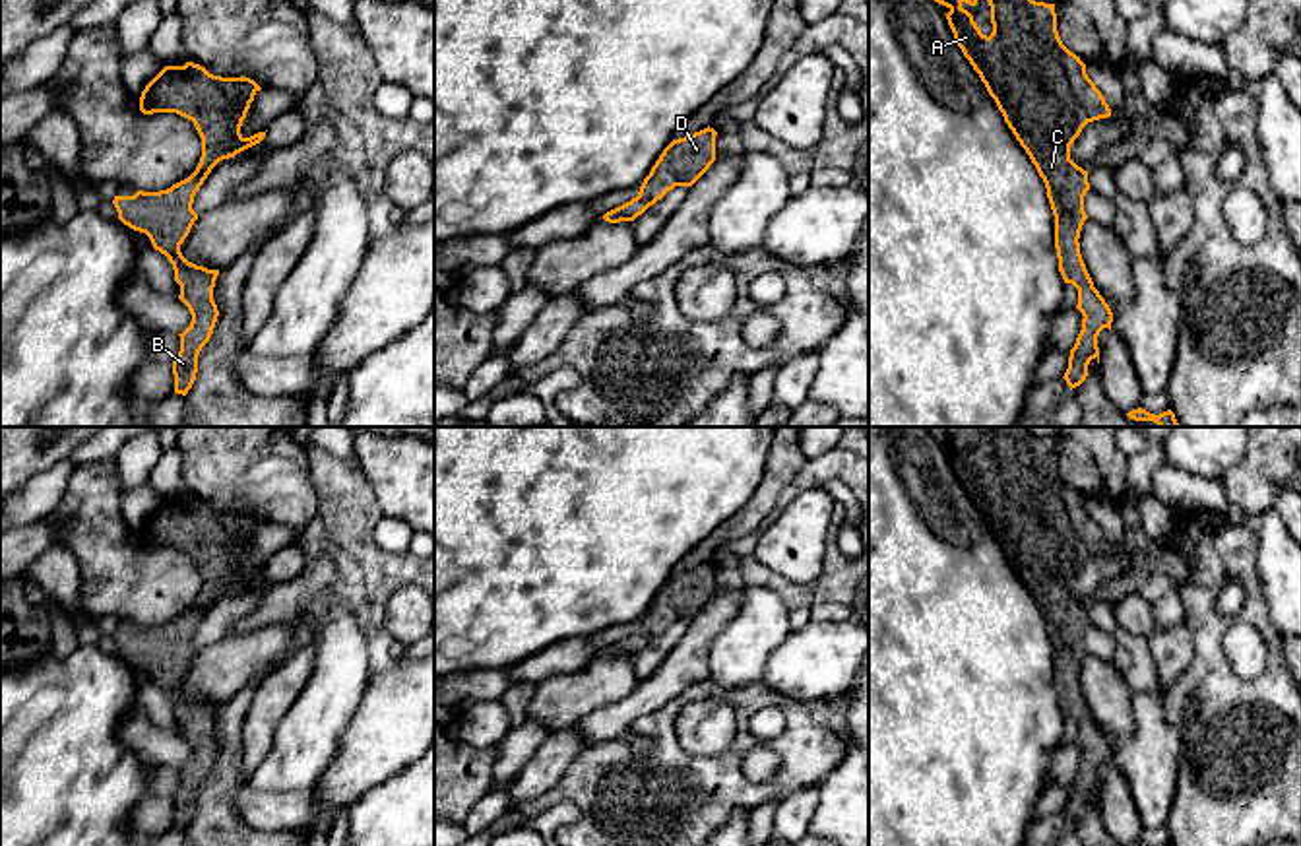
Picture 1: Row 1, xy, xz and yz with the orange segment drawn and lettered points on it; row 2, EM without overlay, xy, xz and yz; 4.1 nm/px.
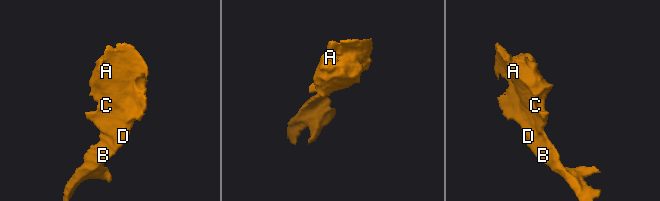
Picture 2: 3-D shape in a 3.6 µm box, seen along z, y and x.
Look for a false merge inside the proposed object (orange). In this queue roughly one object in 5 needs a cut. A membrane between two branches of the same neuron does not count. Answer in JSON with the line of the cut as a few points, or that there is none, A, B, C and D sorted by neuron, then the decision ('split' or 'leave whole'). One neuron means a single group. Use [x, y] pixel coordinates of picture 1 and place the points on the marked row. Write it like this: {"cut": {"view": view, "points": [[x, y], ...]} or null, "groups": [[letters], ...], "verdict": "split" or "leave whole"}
{"cut": null, "groups": [["A", "B", "C", "D"]], "verdict": "leave whole"}

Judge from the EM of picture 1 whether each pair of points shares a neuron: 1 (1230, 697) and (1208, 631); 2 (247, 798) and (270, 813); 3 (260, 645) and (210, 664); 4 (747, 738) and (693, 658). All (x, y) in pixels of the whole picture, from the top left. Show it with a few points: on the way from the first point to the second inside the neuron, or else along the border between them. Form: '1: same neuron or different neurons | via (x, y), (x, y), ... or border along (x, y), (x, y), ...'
1: same neuron | via (1214, 682), (1208, 676), (1208, 647)
2: same neuron | via (253, 804), (264, 810)
3: same neuron | via (249, 656), (222, 664)
4: different neurons | border along (708, 676), (669, 703)

